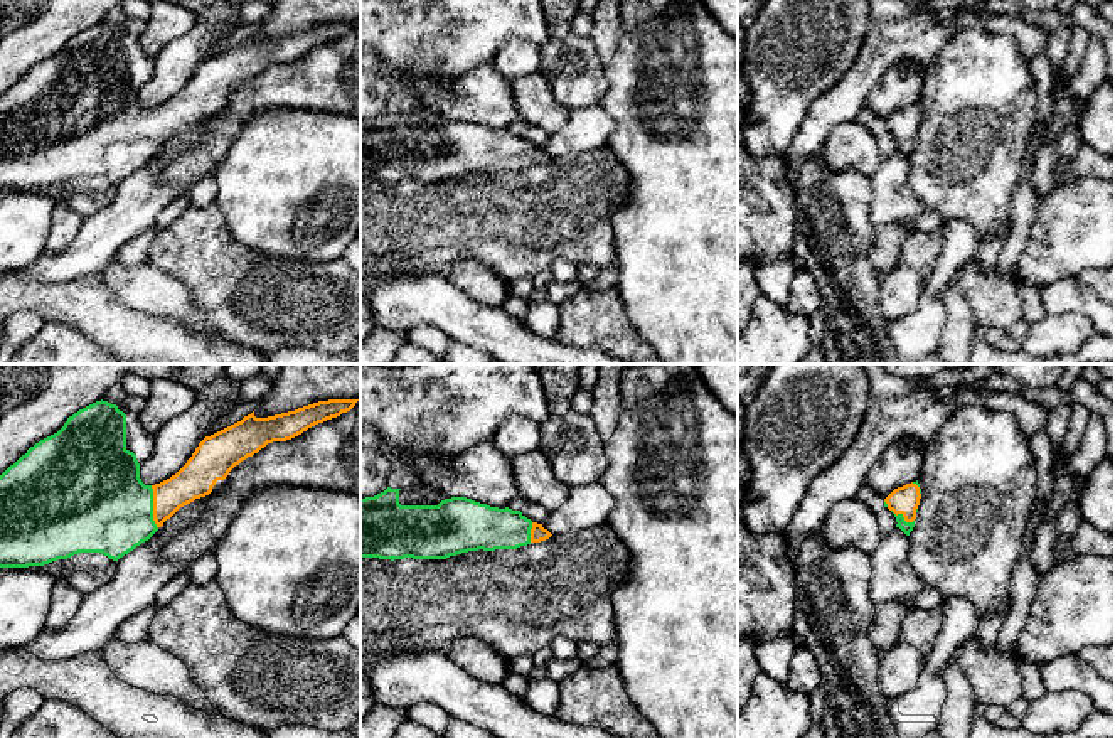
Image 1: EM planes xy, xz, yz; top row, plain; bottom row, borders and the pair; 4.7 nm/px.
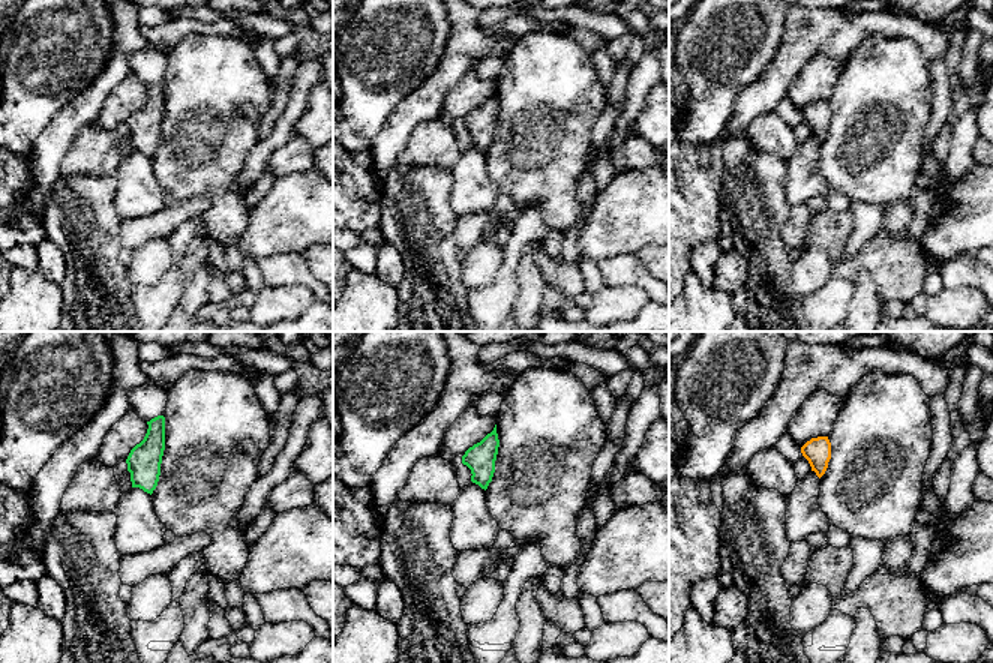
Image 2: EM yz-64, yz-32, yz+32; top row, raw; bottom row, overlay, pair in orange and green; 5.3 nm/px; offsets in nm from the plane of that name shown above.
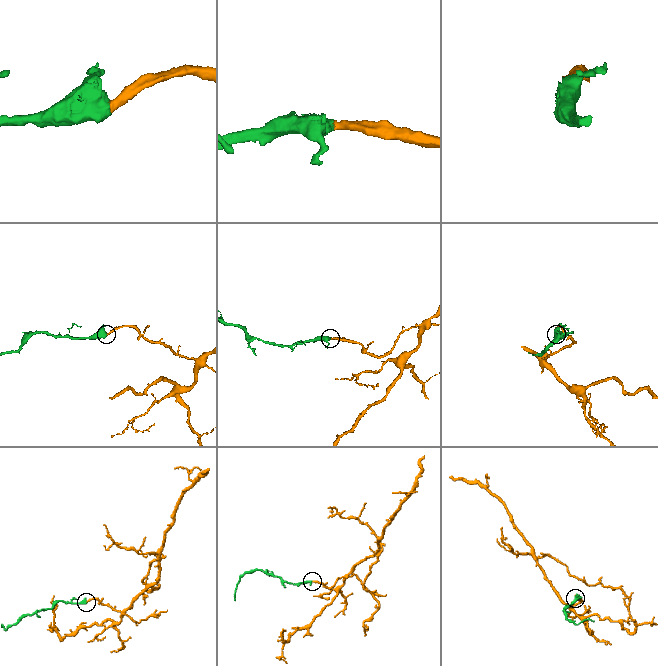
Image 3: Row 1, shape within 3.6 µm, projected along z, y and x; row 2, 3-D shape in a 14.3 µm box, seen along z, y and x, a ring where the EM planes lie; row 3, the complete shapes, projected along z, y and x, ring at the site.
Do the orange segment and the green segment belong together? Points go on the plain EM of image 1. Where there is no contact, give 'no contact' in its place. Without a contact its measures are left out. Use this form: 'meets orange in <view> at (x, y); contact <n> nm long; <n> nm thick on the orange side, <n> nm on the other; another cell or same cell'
meets orange in xy at (154, 130); contact 220 nm long; 180 nm thick on the orange side, 440 nm on the other; same cell

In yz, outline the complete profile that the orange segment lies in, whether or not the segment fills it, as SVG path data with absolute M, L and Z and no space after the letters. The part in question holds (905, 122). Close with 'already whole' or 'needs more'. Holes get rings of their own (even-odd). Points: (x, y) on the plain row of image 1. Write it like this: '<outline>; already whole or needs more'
M918 103L894 111L884 121L884 130L888 130L896 140L896 150L899 150L906 158L910 158L915 150L920 121L921 111Z; needs more

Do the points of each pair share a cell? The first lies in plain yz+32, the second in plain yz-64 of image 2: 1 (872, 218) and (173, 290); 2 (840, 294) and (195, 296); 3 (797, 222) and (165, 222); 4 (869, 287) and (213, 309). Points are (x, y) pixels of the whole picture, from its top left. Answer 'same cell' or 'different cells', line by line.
1: same cell
2: different cells
3: same cell
4: different cells

